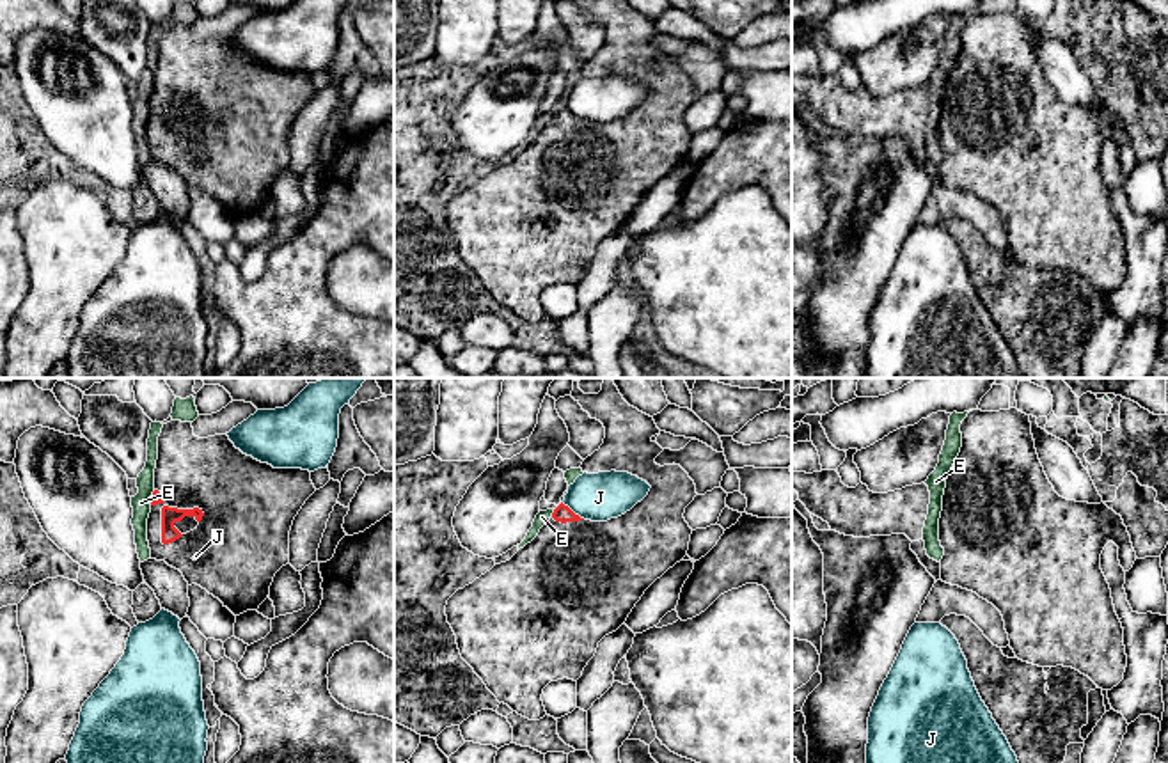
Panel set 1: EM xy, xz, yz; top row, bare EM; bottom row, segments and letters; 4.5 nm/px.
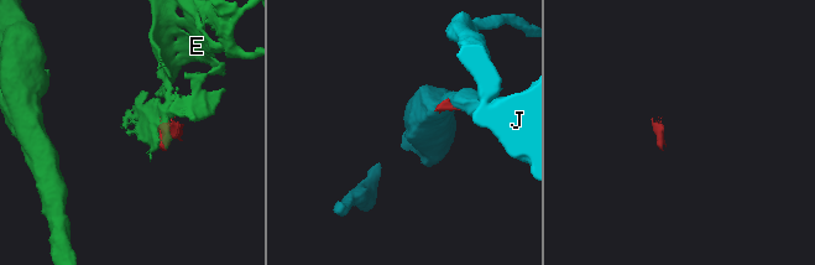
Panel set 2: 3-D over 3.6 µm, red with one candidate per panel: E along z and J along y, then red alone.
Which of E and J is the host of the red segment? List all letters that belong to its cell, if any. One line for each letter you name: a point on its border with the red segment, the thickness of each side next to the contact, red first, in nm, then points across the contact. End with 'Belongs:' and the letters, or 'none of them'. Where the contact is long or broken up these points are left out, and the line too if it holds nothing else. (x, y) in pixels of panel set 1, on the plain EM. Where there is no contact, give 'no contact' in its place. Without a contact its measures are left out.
Belongs: none of them

